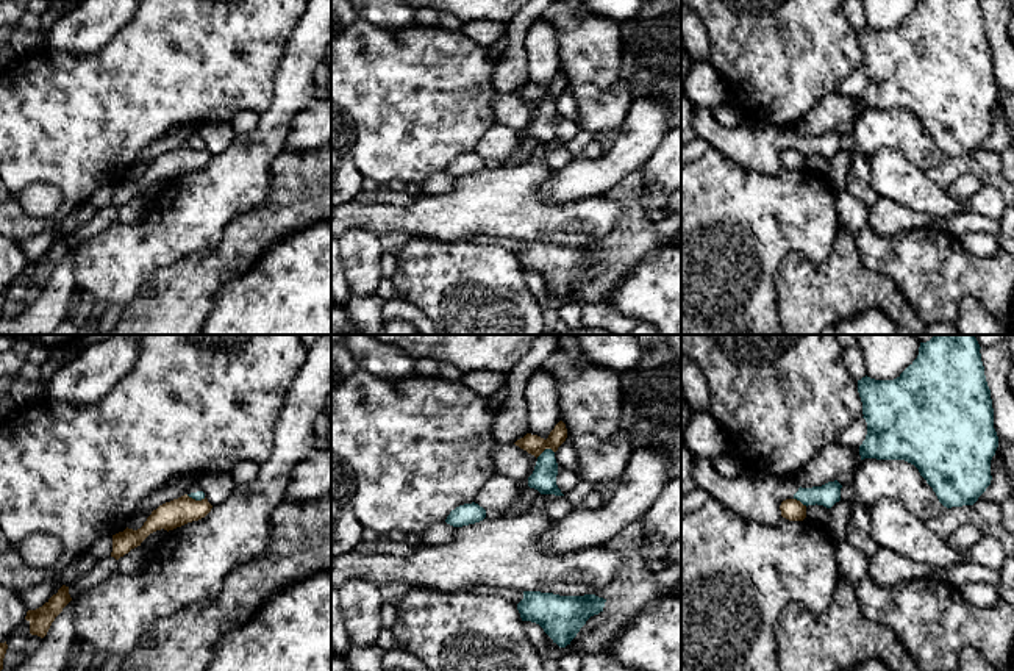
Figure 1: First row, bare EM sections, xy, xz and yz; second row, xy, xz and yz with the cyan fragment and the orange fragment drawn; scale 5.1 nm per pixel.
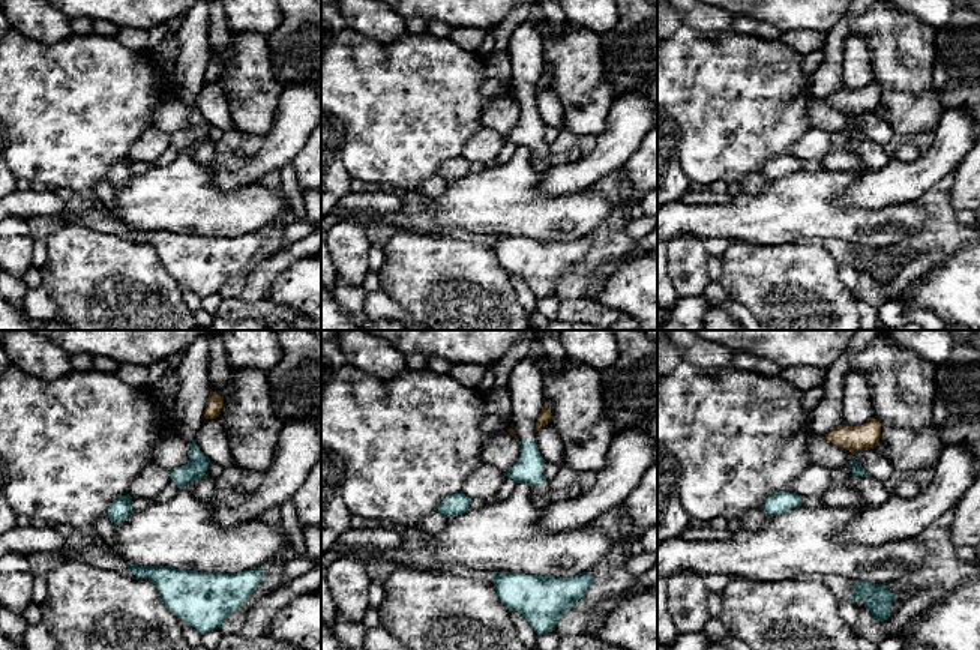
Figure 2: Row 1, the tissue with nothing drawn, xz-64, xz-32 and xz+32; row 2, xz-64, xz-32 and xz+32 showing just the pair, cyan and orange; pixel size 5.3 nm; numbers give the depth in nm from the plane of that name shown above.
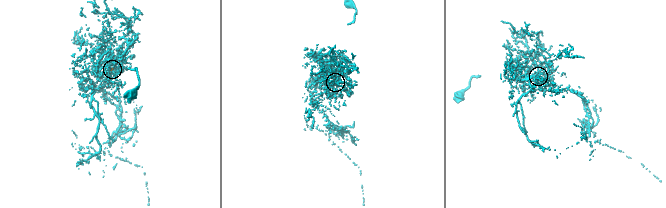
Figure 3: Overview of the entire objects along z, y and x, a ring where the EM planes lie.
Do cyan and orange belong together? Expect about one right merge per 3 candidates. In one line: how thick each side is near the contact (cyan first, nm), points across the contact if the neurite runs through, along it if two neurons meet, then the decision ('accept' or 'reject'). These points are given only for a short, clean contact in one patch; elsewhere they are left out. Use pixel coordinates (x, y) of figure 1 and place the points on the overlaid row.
130 nm thick on the cyan side, 100 nm on the other; border along xz (553, 451), (544, 449), (536, 457); reject

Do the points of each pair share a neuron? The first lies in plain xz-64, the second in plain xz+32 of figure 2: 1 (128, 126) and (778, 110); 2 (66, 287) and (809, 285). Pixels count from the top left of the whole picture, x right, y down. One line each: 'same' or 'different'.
1: same
2: same

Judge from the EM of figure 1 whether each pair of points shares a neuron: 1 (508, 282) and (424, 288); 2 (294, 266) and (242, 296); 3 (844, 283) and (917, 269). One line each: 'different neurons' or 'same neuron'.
1: same neuron
2: same neuron
3: different neurons

